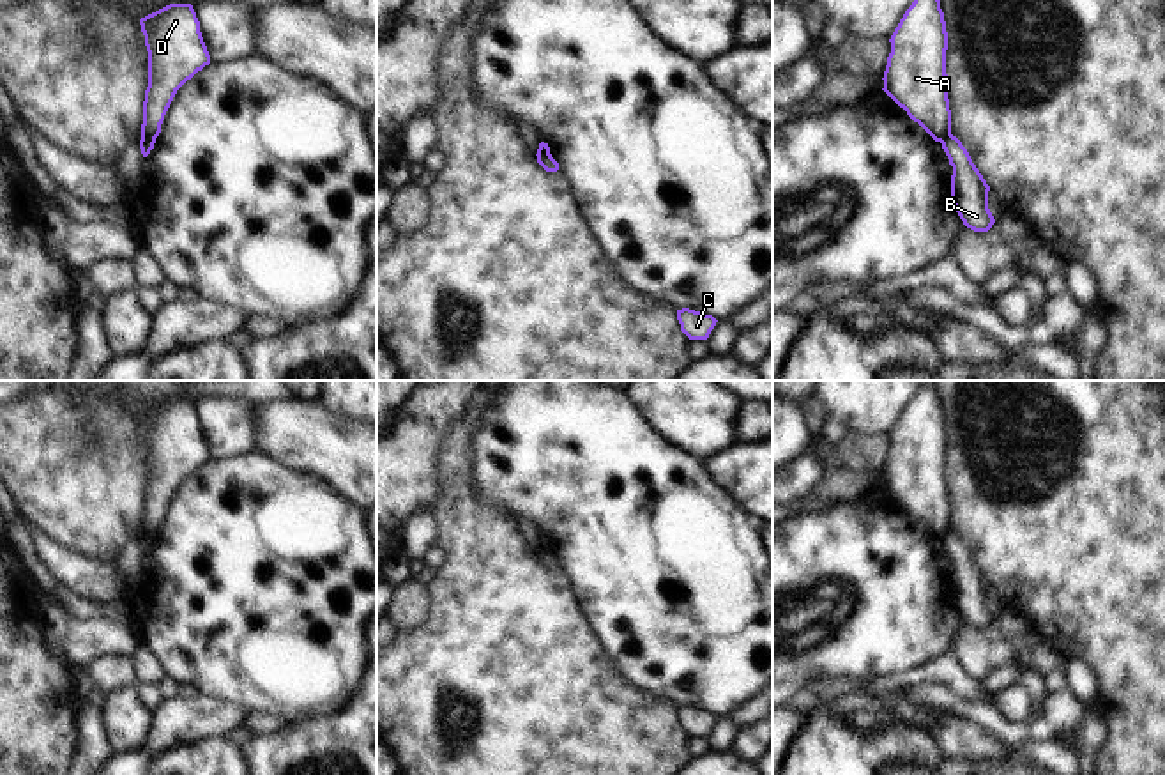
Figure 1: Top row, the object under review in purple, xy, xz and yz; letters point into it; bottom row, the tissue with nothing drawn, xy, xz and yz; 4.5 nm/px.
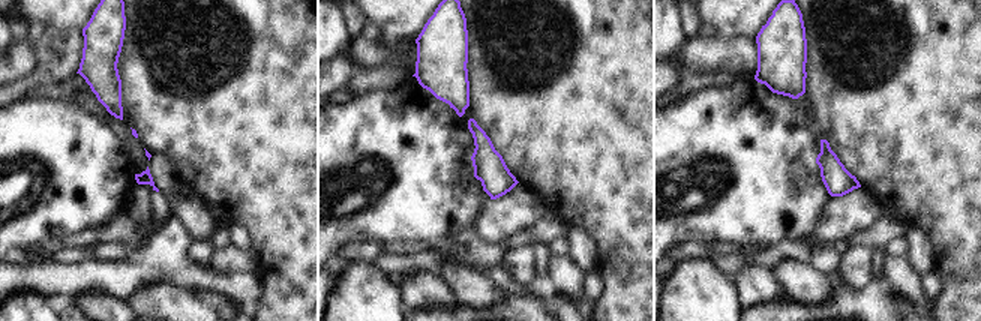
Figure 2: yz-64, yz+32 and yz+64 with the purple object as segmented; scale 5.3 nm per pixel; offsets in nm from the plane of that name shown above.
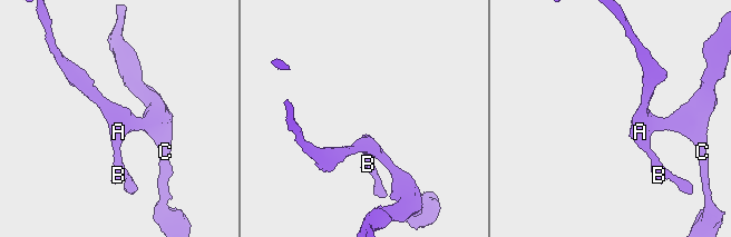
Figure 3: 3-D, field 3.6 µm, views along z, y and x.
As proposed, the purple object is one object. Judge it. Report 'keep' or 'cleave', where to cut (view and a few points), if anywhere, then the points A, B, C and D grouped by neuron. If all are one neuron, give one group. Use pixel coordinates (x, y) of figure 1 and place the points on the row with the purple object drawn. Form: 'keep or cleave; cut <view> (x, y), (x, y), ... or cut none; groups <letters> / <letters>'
cleave; cut xy (142, 138), (154, 140); groups A C D / B

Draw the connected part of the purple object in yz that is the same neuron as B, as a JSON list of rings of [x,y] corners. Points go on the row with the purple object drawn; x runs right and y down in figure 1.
[[[949,134],[940,143],[953,166],[951,202],[960,219],[974,232],[988,232],[995,223],[988,209],[990,186],[956,136]]]

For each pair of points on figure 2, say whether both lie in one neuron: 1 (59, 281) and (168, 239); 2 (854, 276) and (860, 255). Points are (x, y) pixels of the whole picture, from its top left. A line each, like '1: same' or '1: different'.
1: same
2: same

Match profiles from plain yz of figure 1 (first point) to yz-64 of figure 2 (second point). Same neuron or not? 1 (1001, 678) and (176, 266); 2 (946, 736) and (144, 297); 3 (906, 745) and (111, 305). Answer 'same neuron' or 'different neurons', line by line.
1: same neuron
2: same neuron
3: same neuron

